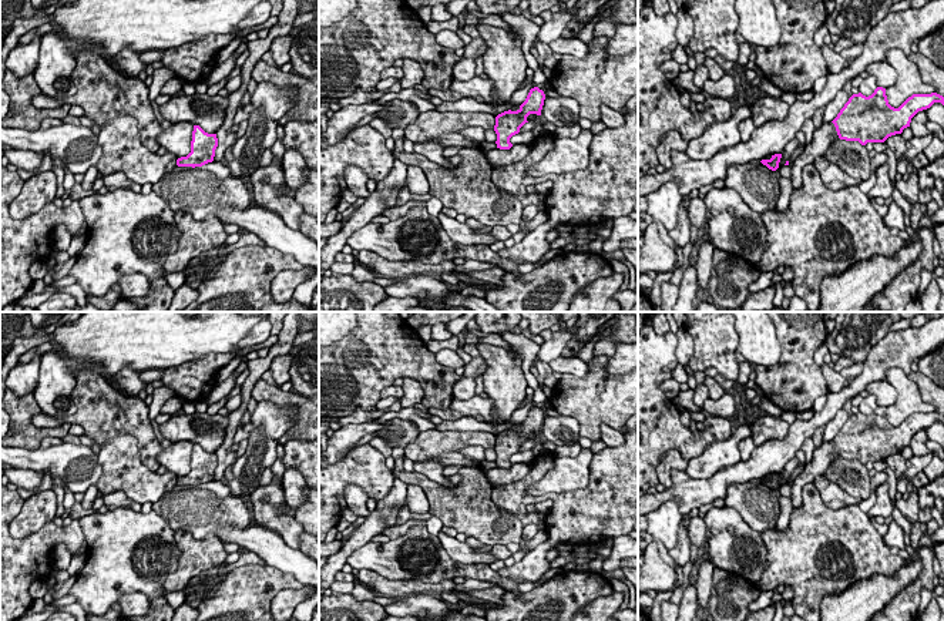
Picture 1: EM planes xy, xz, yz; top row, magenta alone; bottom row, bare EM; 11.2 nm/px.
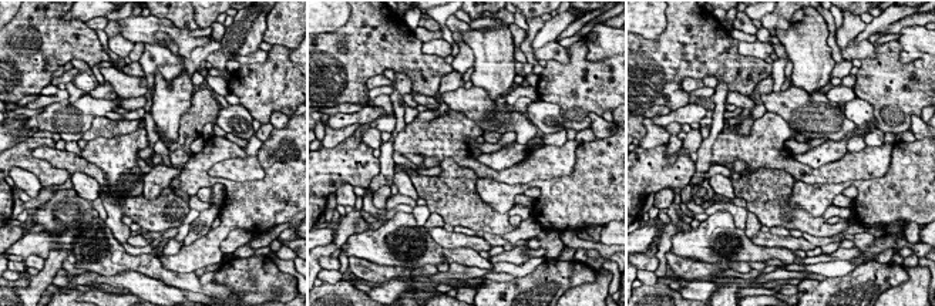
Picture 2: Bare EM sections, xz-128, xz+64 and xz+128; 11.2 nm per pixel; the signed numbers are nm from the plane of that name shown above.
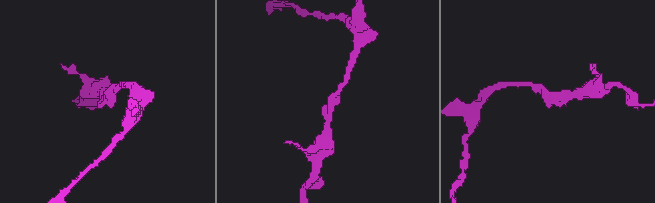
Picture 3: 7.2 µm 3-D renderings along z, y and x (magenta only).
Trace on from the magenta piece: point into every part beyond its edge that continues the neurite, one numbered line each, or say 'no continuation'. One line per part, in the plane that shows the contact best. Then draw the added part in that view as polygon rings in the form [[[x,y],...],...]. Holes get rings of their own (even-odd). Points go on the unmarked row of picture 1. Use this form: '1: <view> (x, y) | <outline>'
no continuation

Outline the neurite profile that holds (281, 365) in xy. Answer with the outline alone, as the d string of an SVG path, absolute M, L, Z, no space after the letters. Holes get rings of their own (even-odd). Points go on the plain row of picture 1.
M286 353L283 356L276 356L272 363L269 370L272 372L273 380L278 387L280 387L283 383L290 382L290 363L292 363L293 355Z

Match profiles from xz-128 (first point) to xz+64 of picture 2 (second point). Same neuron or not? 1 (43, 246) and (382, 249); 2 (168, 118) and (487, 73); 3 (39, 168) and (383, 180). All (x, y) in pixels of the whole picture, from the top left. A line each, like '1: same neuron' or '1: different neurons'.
1: same neuron
2: same neuron
3: different neurons

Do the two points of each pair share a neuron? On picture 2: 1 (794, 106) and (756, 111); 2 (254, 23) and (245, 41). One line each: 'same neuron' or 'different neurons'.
1: different neurons
2: same neuron

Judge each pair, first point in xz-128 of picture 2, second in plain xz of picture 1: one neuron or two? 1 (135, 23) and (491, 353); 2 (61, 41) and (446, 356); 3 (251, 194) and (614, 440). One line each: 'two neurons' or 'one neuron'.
1: two neurons
2: two neurons
3: two neurons

